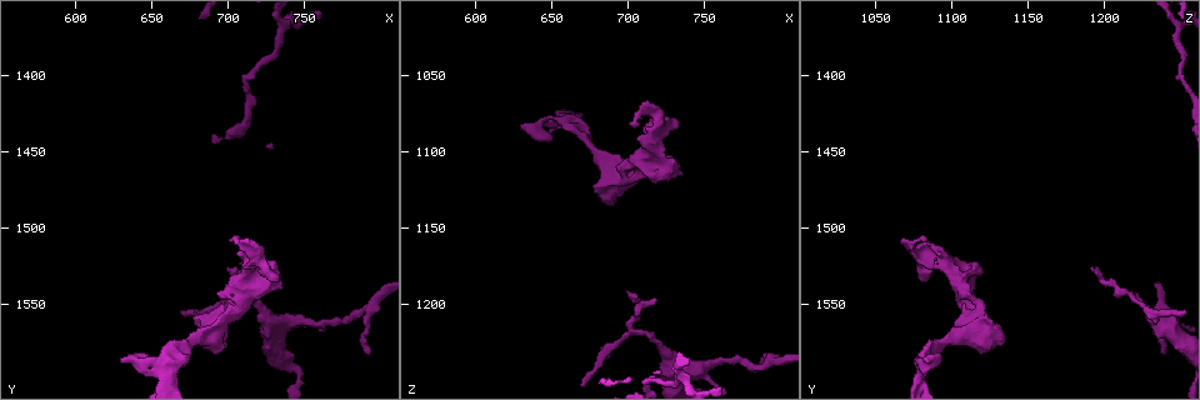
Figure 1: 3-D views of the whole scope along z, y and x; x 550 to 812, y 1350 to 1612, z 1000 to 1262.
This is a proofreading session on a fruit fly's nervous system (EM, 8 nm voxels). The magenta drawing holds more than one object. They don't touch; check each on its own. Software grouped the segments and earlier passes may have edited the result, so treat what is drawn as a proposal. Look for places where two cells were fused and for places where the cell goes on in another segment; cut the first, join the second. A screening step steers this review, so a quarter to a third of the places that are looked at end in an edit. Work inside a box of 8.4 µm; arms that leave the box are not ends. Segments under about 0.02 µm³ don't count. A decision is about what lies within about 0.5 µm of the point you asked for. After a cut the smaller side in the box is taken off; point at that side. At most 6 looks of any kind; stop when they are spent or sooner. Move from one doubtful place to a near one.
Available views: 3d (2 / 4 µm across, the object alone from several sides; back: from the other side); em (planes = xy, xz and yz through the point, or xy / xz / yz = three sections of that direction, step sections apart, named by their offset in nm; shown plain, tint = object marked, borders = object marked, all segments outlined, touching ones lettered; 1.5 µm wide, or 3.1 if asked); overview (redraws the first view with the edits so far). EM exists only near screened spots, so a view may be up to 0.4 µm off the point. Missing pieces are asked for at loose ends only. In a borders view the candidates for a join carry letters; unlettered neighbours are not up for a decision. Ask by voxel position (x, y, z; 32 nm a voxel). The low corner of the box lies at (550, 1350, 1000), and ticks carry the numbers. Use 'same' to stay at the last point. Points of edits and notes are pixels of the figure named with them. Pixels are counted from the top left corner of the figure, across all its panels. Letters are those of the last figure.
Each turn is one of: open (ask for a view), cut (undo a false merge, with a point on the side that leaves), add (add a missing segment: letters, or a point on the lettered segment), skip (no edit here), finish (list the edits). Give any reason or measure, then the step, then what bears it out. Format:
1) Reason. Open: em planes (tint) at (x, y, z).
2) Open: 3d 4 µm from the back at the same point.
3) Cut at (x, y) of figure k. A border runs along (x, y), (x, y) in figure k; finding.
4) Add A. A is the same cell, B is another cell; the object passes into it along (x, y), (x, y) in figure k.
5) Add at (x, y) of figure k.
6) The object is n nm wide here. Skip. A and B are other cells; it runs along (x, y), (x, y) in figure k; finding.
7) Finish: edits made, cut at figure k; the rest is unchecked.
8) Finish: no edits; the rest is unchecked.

An open end. Open: em xy step 4 (borders) at (718, 1536, 1198).

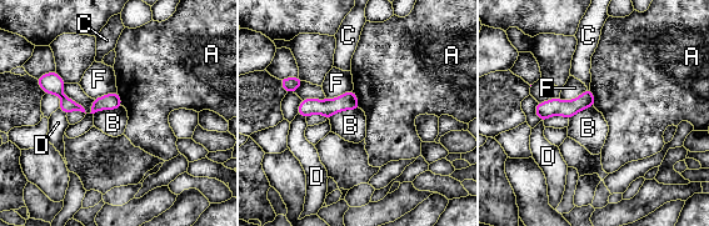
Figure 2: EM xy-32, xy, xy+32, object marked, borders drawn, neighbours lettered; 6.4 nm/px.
Open: em yz step 4 (borders) at the same point.

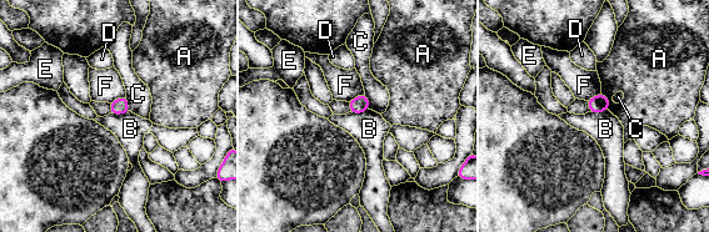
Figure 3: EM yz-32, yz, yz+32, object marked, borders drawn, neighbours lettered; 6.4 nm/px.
The longest contact is with B, 120 nm. Skip. A, B, C, D, E and F are other cells; none of them fits.

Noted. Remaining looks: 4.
Branch stops here. Open: em xz step 4 (tint) at (736, 1536, 1114).

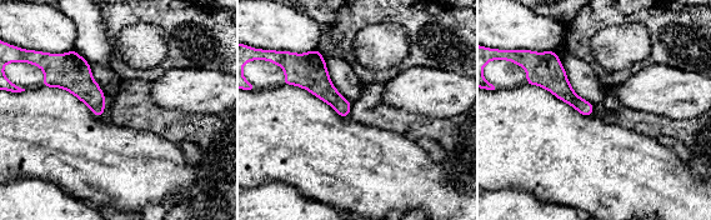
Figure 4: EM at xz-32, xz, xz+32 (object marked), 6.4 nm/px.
Open: em planes (borders) at the same point.

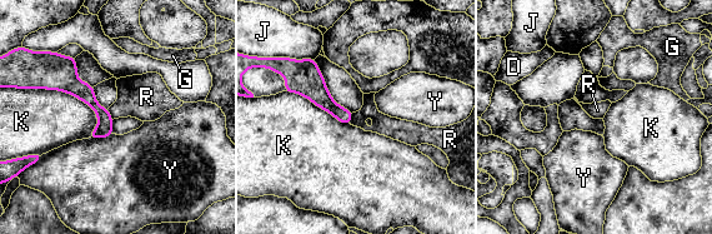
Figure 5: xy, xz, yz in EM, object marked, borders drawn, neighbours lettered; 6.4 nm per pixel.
Skip. D, G, J, K, R and Y are other cells; no lettered segment goes on from it.

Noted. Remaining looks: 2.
Thin end. Open: em xz step 4 (borders) at (794, 1582, 1240).

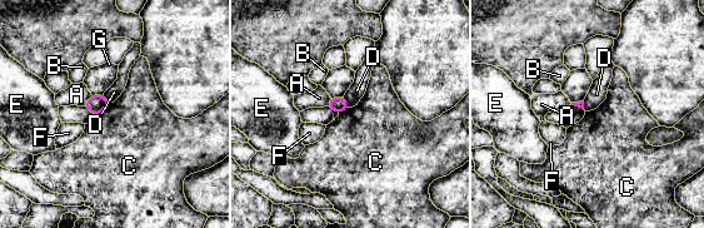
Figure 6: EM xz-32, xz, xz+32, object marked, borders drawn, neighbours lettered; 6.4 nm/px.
Skip. A, B, C, D, E, F and G are other cells; a border runs along (109, 104), (95, 115) in figure 6; none of them fits.

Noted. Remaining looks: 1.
Finish: no edits; the rest is unchecked.

